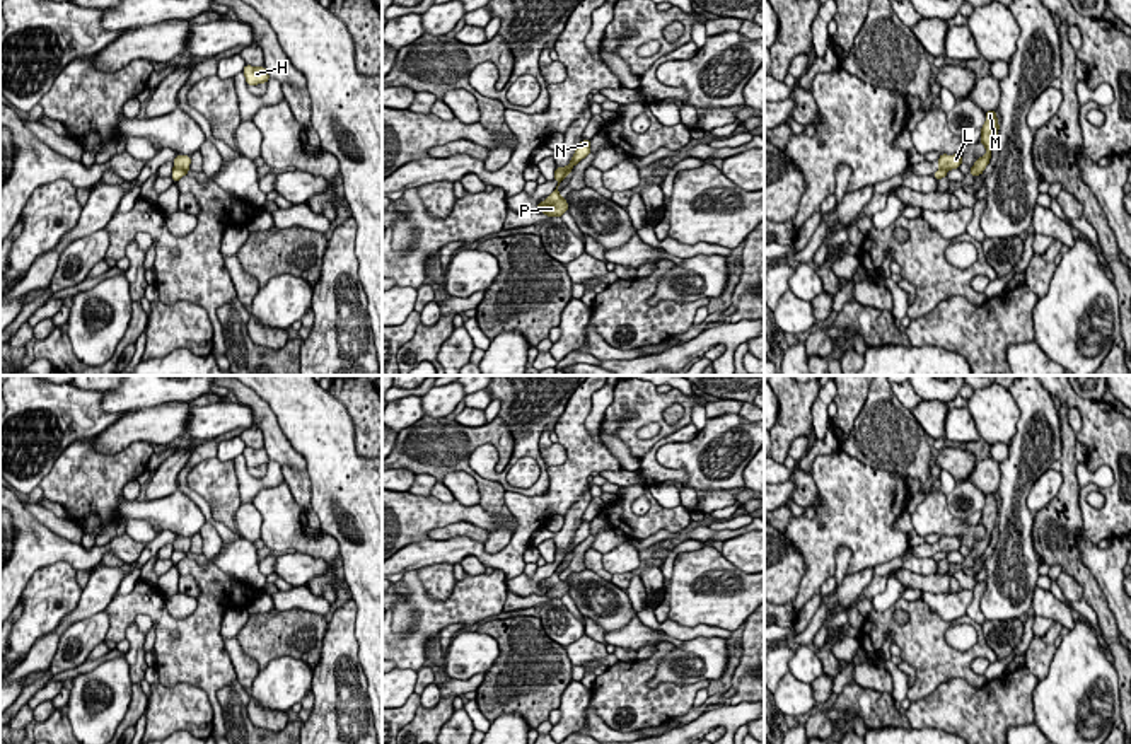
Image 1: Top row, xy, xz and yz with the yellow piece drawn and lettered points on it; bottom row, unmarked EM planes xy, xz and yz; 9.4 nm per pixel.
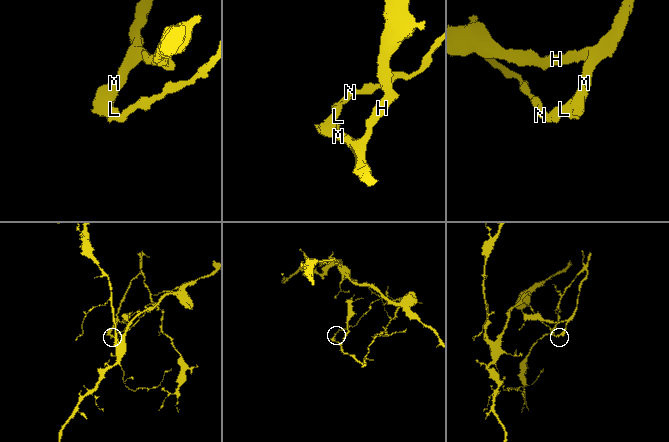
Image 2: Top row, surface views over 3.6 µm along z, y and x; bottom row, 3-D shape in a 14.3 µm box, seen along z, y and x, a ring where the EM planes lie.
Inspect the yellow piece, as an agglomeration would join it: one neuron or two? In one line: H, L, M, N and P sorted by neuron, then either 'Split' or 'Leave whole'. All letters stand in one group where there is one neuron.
Groups: H L M P / N. Split

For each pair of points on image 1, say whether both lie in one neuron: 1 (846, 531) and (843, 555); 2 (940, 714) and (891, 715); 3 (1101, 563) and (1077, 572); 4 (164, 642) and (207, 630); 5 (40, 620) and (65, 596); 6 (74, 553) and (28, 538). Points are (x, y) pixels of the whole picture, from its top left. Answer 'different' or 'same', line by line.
1: different
2: different
3: different
4: same
5: same
6: same

